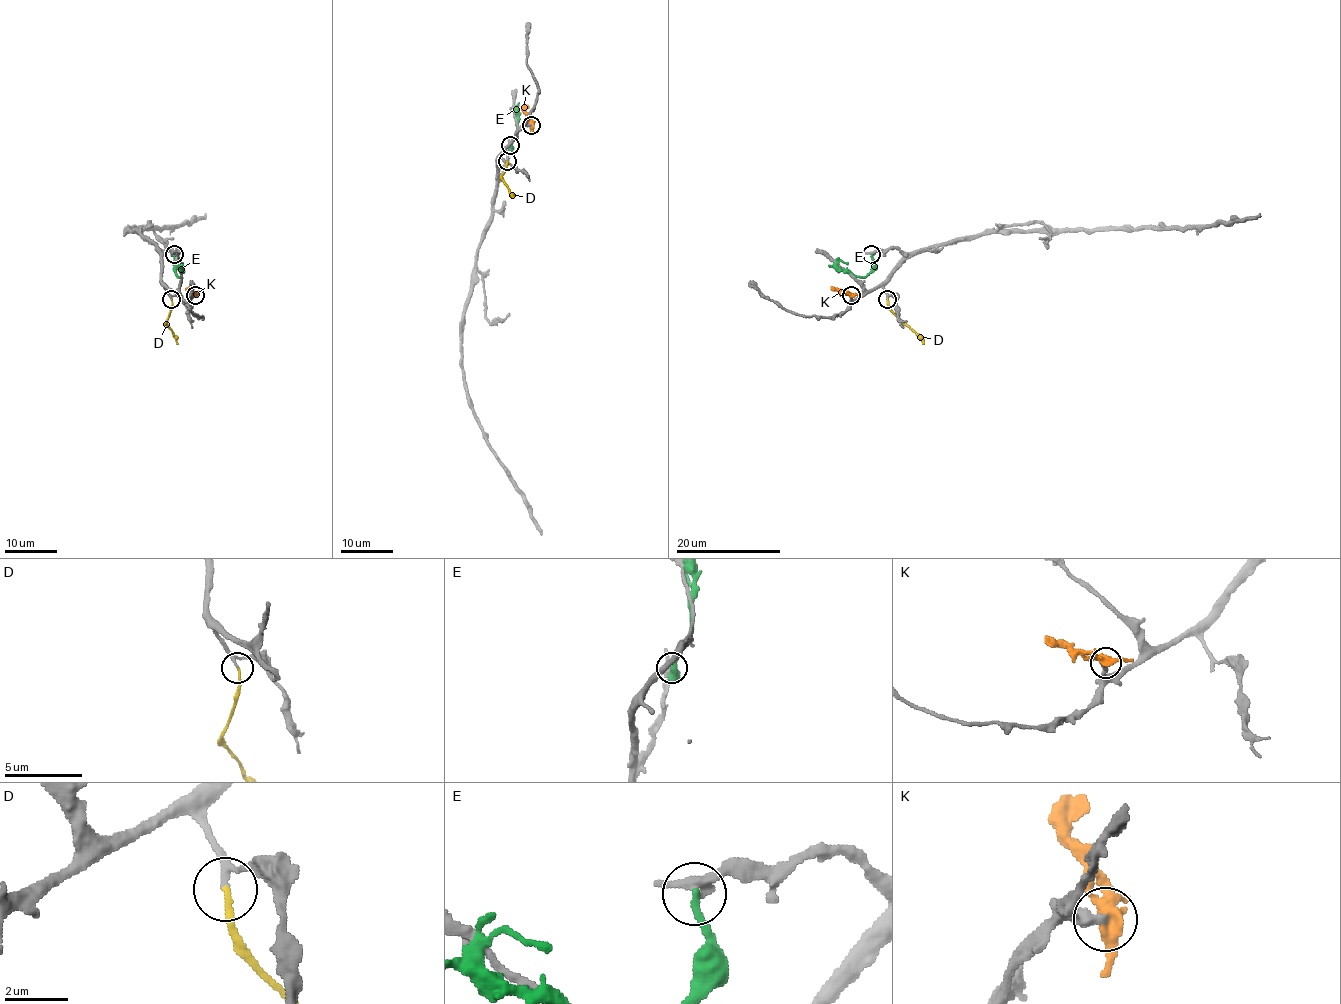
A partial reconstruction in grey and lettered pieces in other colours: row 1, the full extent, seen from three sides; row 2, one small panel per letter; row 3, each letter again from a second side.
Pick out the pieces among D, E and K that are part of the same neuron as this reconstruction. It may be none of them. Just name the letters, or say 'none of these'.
D

